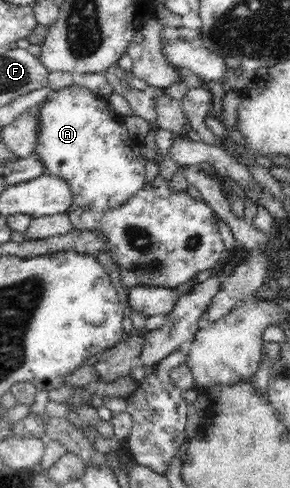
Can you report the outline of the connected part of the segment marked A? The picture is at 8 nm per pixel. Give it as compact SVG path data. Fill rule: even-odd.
M64 85L56 92L50 92L49 97L42 101L42 107L38 113L40 113L38 121L41 121L41 128L38 129L40 132L34 153L43 163L45 175L62 178L71 186L71 197L74 197L74 201L66 209L68 214L77 206L101 210L123 205L128 198L146 185L144 174L147 160L141 156L142 139L134 140L129 135L122 118L111 114L104 98L93 94L85 87Z

